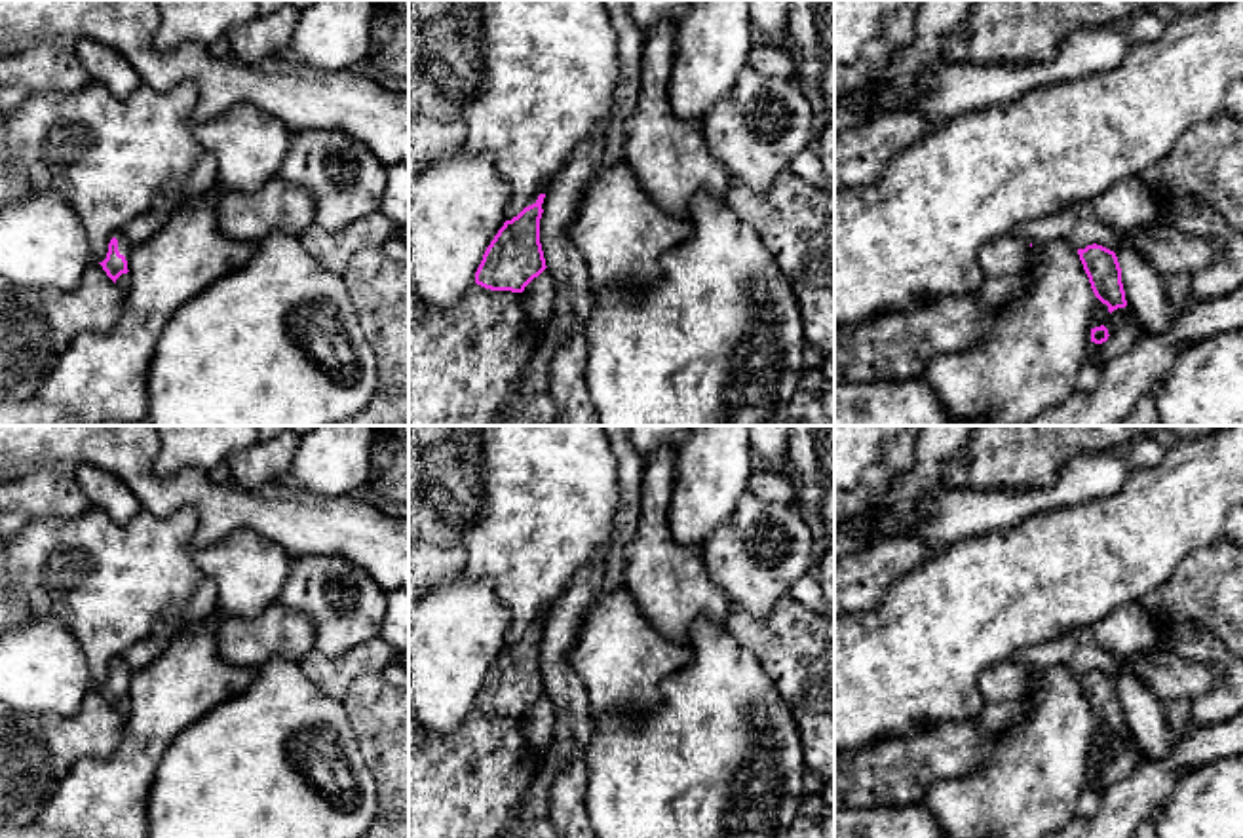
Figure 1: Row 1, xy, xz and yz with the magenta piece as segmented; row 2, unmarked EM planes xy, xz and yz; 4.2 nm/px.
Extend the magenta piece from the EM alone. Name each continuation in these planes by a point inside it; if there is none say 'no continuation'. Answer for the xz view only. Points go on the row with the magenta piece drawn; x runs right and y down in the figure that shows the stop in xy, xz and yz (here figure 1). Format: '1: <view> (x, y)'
no continuation

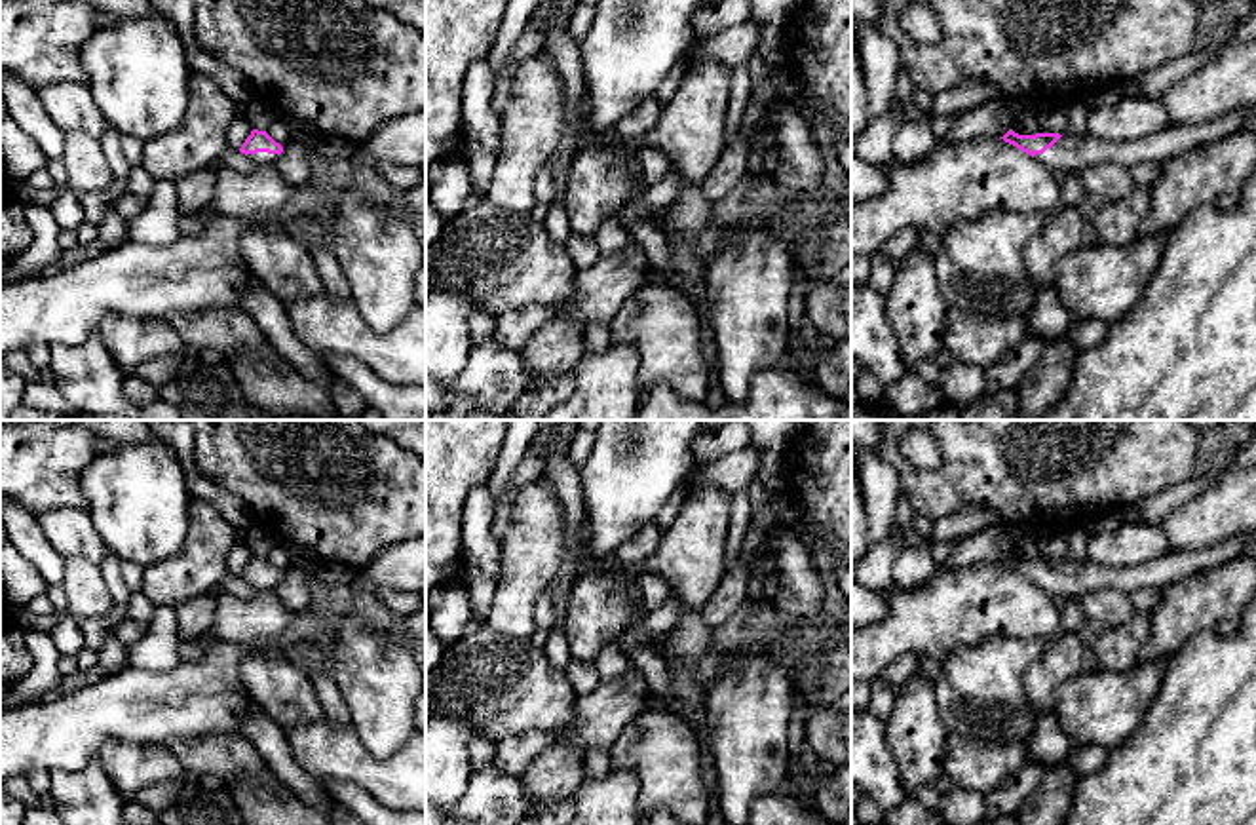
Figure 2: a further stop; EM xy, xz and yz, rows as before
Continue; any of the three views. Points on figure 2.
1: xy (261, 158)

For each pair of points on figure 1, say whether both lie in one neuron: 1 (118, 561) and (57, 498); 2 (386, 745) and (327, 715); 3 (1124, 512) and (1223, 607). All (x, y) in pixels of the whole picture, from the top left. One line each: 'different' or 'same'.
1: different
2: different
3: different

